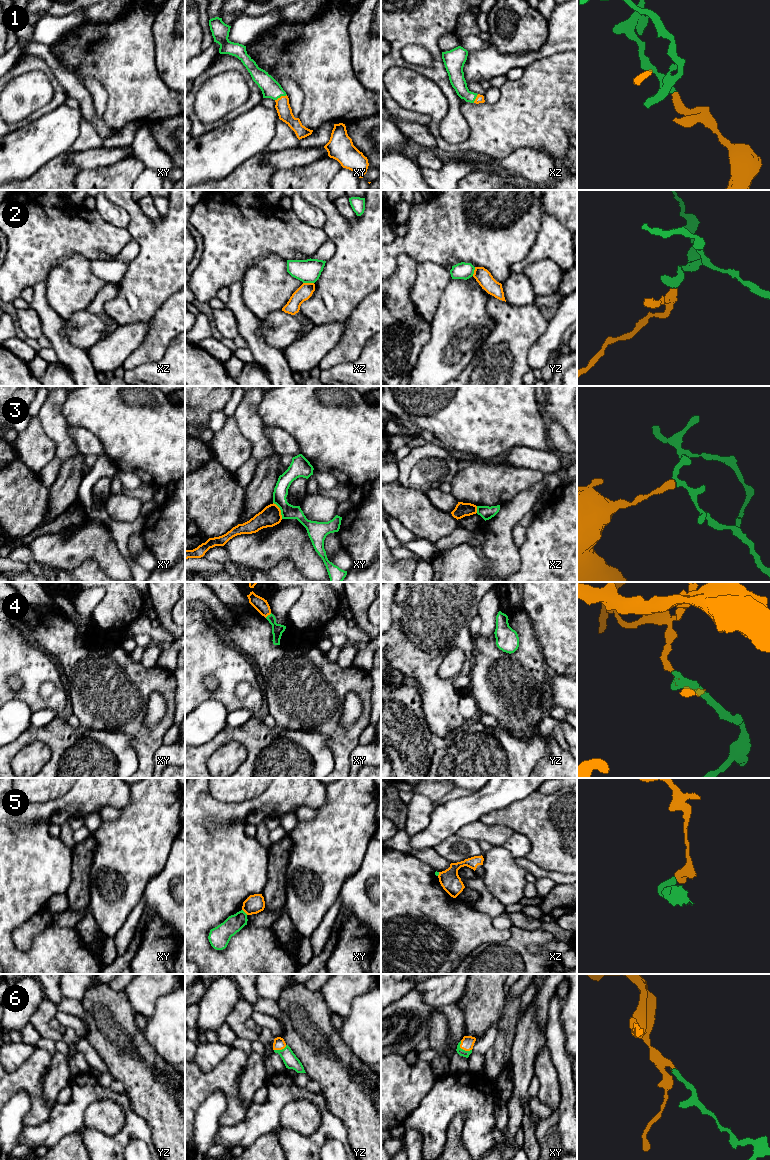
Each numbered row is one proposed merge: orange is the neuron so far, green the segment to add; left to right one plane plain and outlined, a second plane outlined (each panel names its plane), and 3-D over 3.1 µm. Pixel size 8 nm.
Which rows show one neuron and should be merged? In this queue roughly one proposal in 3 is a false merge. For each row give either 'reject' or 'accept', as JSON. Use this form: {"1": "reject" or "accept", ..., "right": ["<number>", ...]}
{"1": "accept", "2": "reject", "3": "reject", "4": "accept", "5": "reject", "6": "accept", "right": ["1", "4", "6"]}

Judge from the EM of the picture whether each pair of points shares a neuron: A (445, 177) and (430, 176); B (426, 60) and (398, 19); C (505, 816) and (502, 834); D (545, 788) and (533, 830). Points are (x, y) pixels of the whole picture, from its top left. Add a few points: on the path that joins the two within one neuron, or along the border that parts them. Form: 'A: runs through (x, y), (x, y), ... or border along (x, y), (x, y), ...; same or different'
A: runs through (441, 177), (434, 177); same
B: border along (400, 50), (408, 62), (424, 66), (432, 62); different
C: border along (481, 821), (487, 824), (501, 824), (515, 832); different
D: border along (562, 788), (550, 793), (541, 793), (538, 790); different

